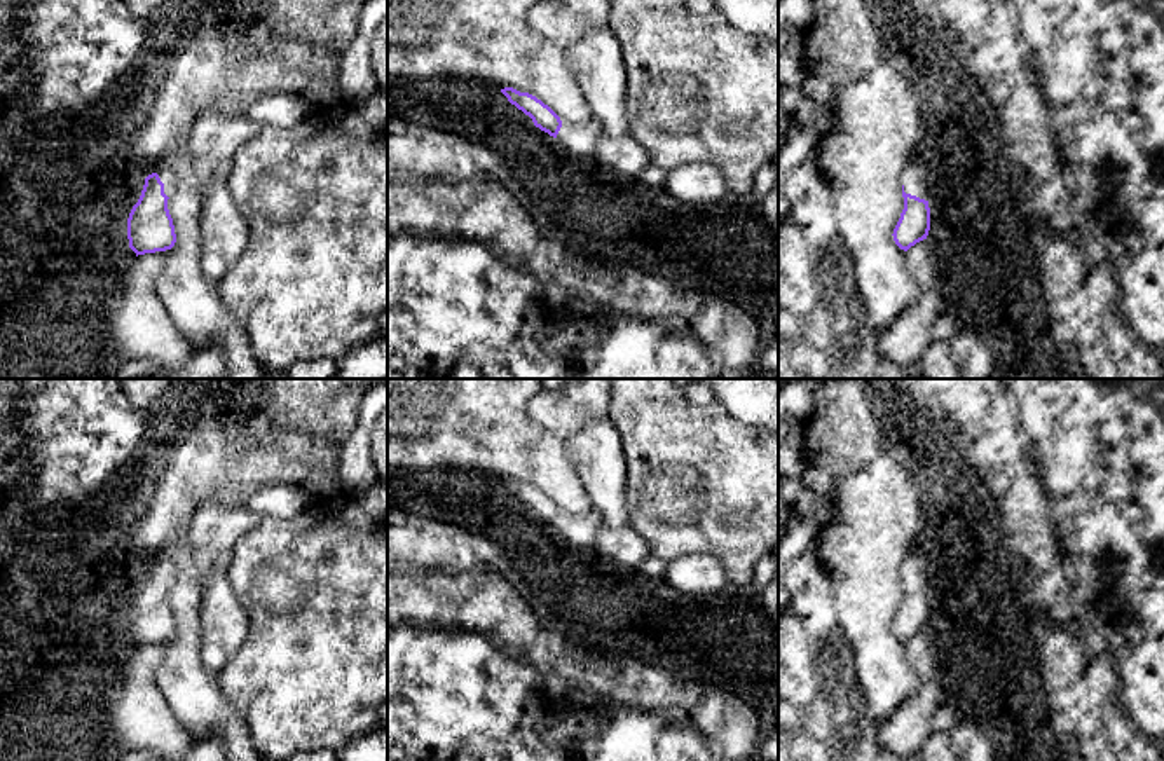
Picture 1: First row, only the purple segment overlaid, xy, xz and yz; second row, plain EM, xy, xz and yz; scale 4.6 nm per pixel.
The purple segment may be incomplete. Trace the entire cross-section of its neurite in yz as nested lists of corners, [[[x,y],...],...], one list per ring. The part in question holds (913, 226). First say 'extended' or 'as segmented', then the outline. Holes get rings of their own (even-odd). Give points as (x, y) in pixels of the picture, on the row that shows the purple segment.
extended; [[[916,159],[902,173],[902,197],[904,209],[892,236],[895,244],[907,251],[916,243],[927,239],[930,230],[928,202],[932,195],[923,168]]]

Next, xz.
extended; [[[504,87],[501,93],[511,105],[529,115],[536,127],[553,136],[574,155],[592,157],[597,141],[604,136],[604,127],[597,119],[572,124],[560,119],[548,105],[529,93],[520,93],[513,87]]]

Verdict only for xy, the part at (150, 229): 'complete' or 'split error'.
split error

